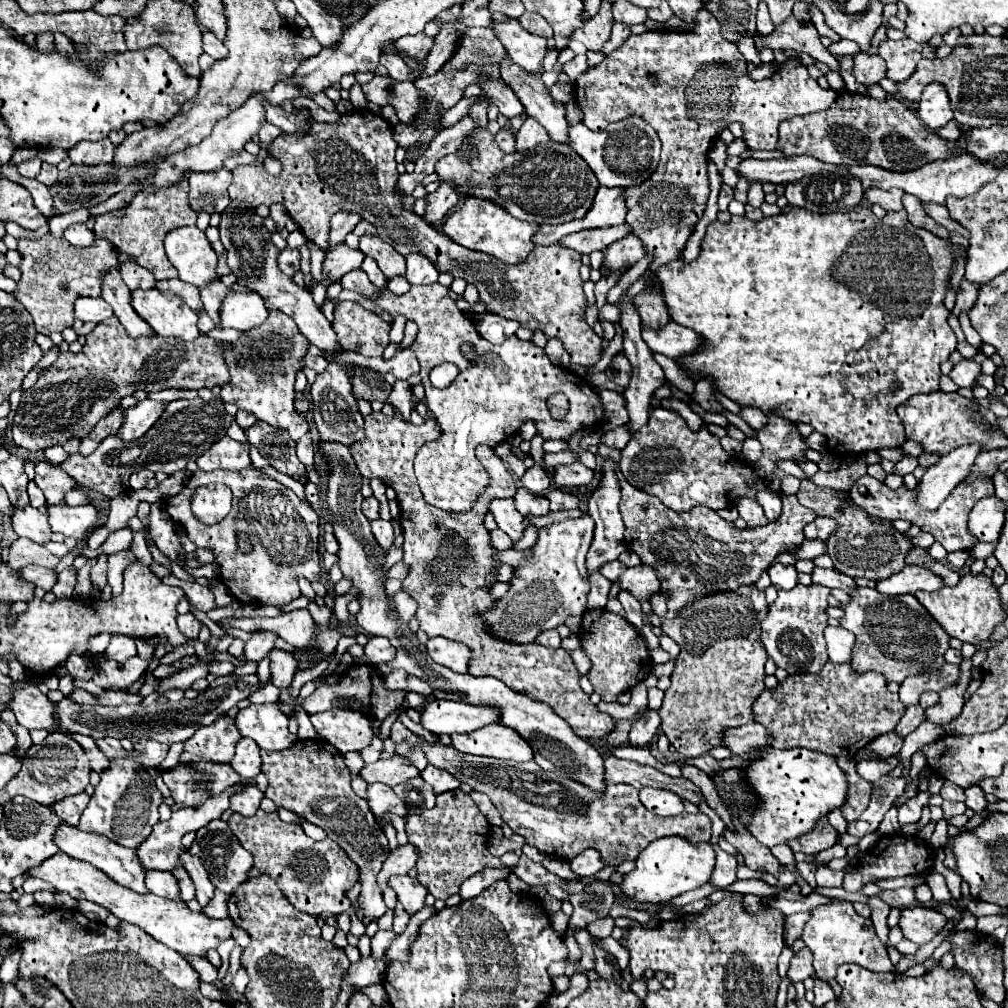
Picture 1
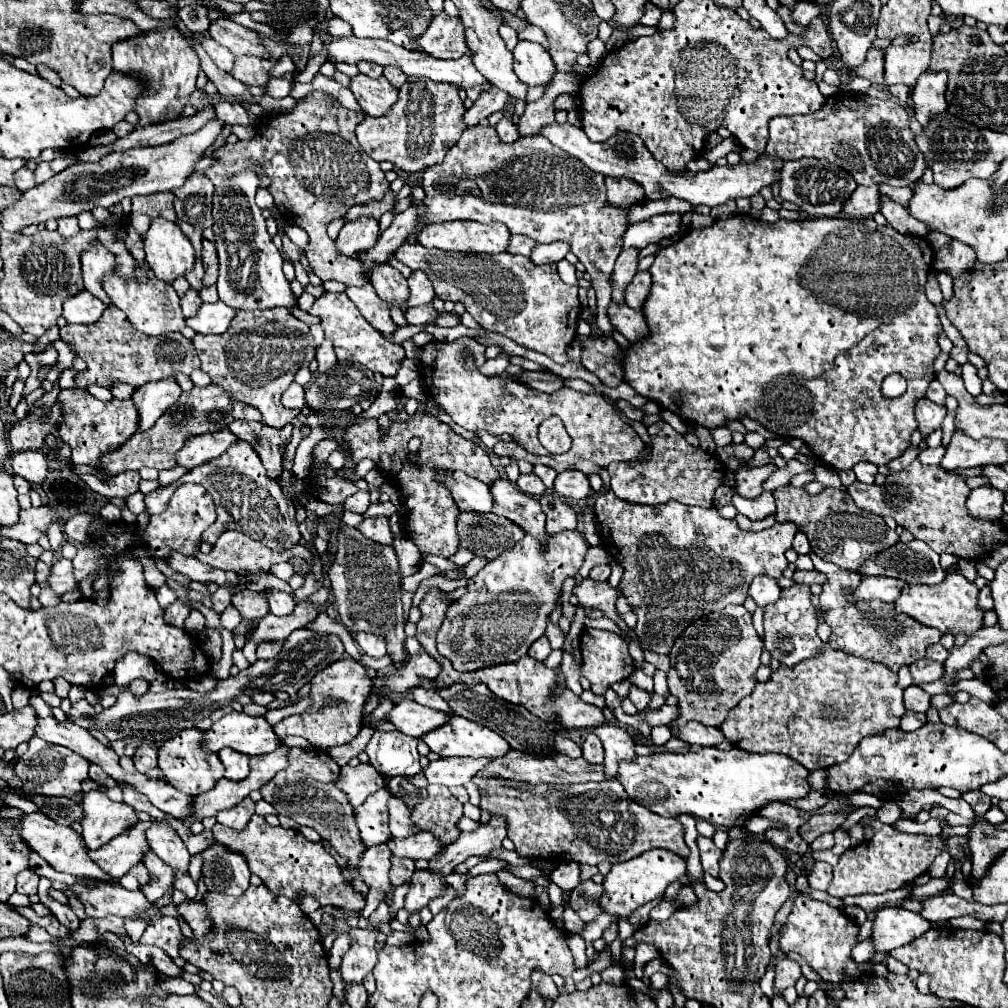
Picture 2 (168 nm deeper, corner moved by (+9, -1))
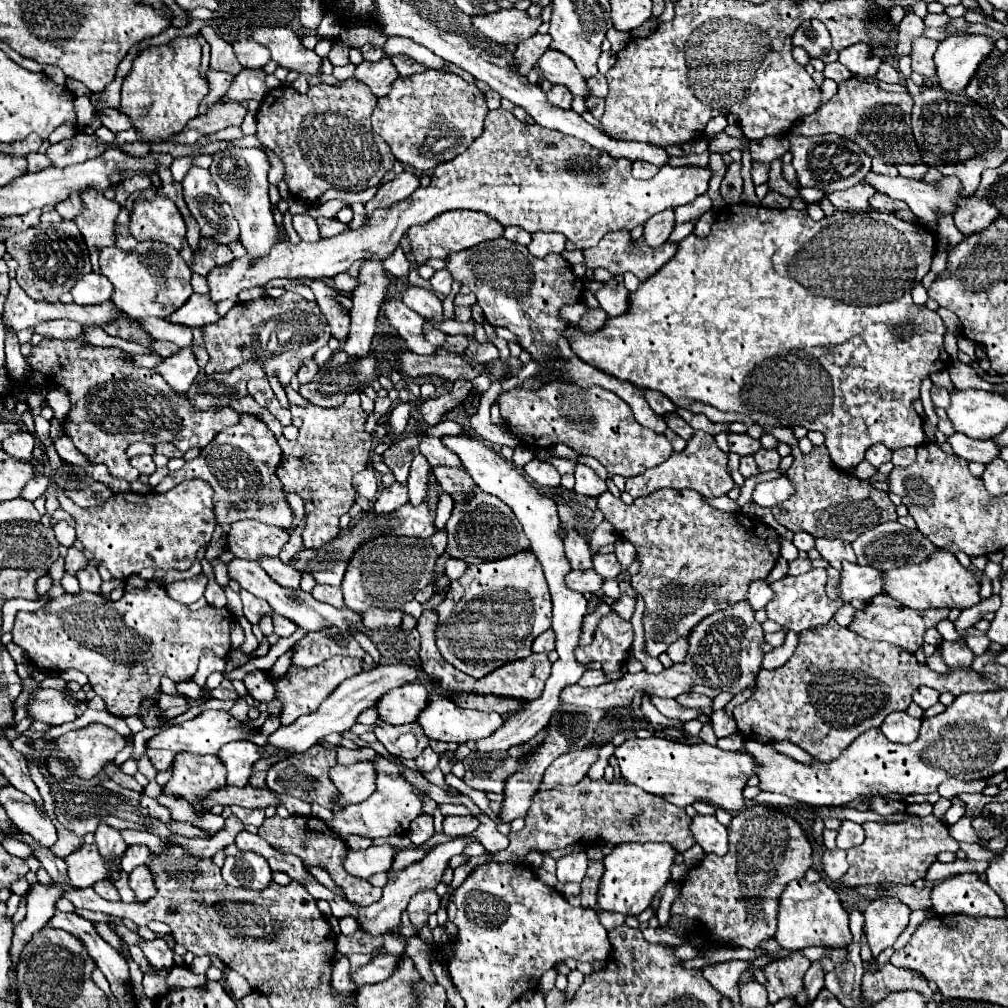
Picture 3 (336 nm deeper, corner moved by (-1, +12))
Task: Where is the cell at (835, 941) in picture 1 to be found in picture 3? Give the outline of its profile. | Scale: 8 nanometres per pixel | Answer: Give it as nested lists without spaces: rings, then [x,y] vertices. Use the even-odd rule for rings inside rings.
[[[804,879],[790,881],[780,897],[776,941],[788,951],[796,951],[812,945],[822,945],[822,947],[850,945],[854,937],[848,927],[848,913],[842,907],[836,889],[830,887],[826,881],[818,881],[818,883],[808,883]]]

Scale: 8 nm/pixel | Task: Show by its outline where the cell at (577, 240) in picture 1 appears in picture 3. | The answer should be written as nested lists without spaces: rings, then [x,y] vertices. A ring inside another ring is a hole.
[[[534,233],[528,251],[536,257],[546,257],[550,253],[562,253],[568,239],[562,233]]]

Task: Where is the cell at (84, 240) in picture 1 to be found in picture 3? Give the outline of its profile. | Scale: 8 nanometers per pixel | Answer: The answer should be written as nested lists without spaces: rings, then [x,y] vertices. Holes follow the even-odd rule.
[[[70,197],[68,201],[62,201],[60,205],[56,205],[56,211],[60,213],[62,219],[72,219],[76,215],[80,215],[84,209],[84,203],[80,197]]]

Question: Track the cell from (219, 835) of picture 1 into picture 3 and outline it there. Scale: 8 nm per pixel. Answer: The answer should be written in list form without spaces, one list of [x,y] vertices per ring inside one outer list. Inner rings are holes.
[[[246,851],[240,857],[228,855],[222,867],[222,877],[226,879],[226,883],[246,889],[264,889],[264,885],[272,881],[270,873],[272,869],[268,867],[266,859],[252,851]]]

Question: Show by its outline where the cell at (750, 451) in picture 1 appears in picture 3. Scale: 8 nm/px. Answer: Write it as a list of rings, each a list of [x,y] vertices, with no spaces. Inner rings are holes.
[[[728,433],[728,443],[730,443],[730,451],[738,453],[738,455],[754,455],[762,445],[758,439],[752,439],[750,435],[742,433]]]

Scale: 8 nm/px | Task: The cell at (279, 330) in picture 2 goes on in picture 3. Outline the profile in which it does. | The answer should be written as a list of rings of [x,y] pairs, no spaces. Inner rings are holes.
[[[284,293],[280,299],[260,297],[248,305],[236,303],[218,323],[204,325],[202,337],[210,361],[206,373],[228,373],[246,361],[256,361],[264,367],[266,377],[278,377],[280,385],[290,385],[300,365],[328,343],[330,327],[318,309],[316,301],[306,301],[296,293]]]

